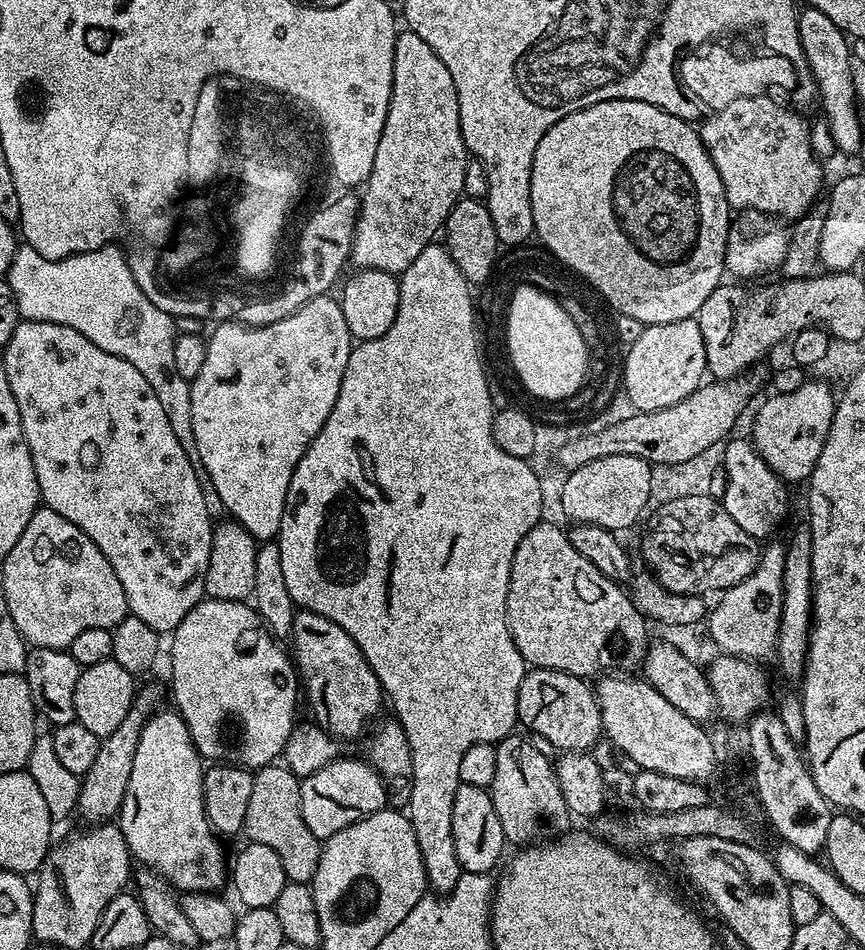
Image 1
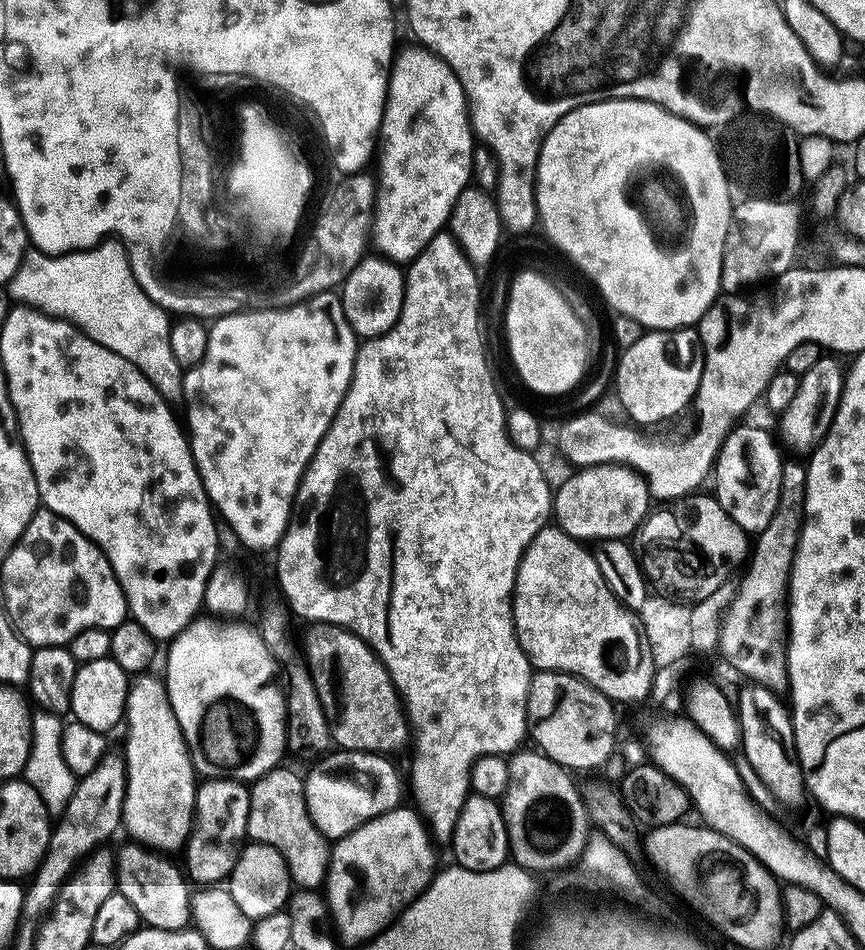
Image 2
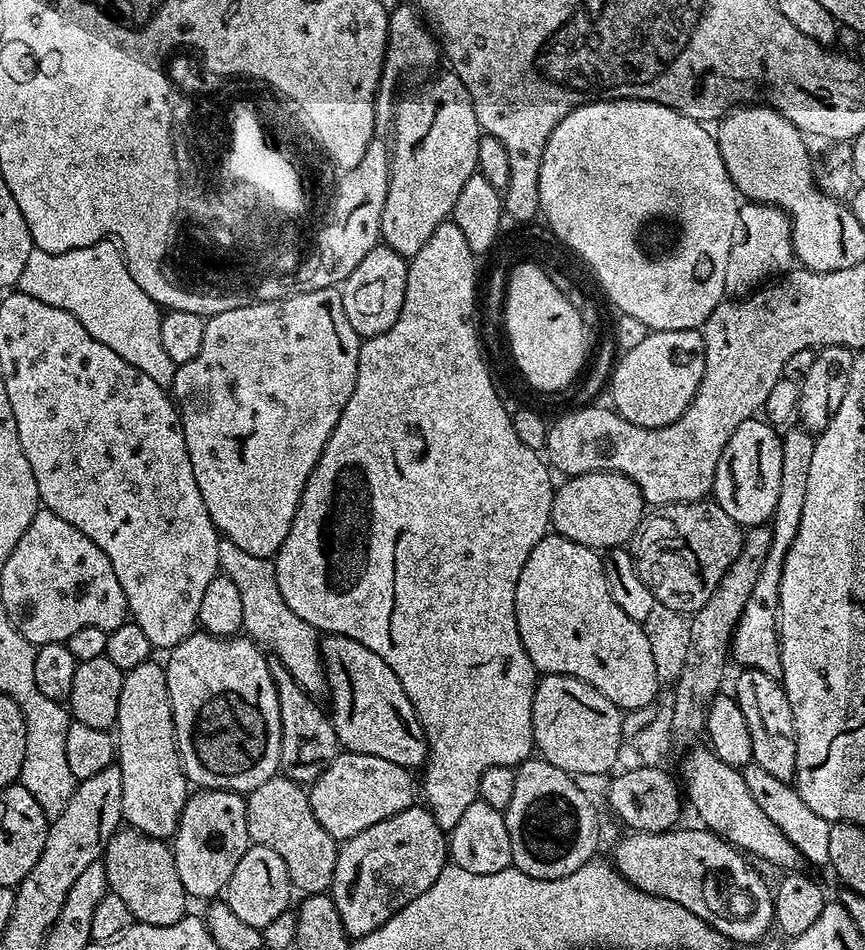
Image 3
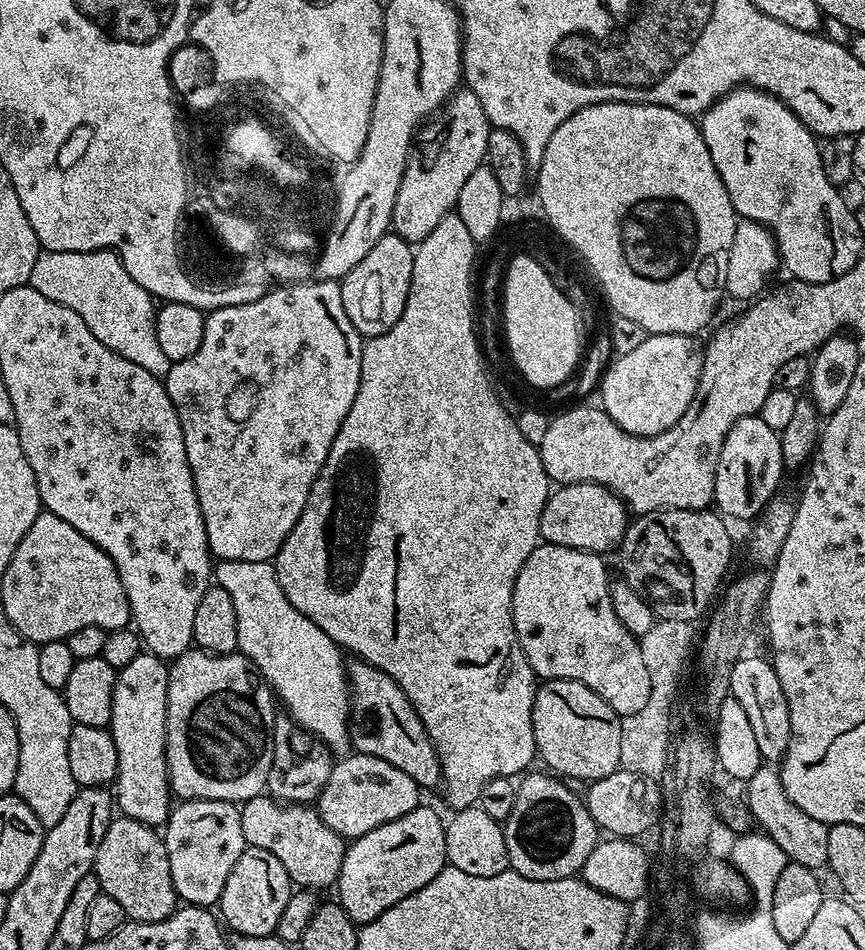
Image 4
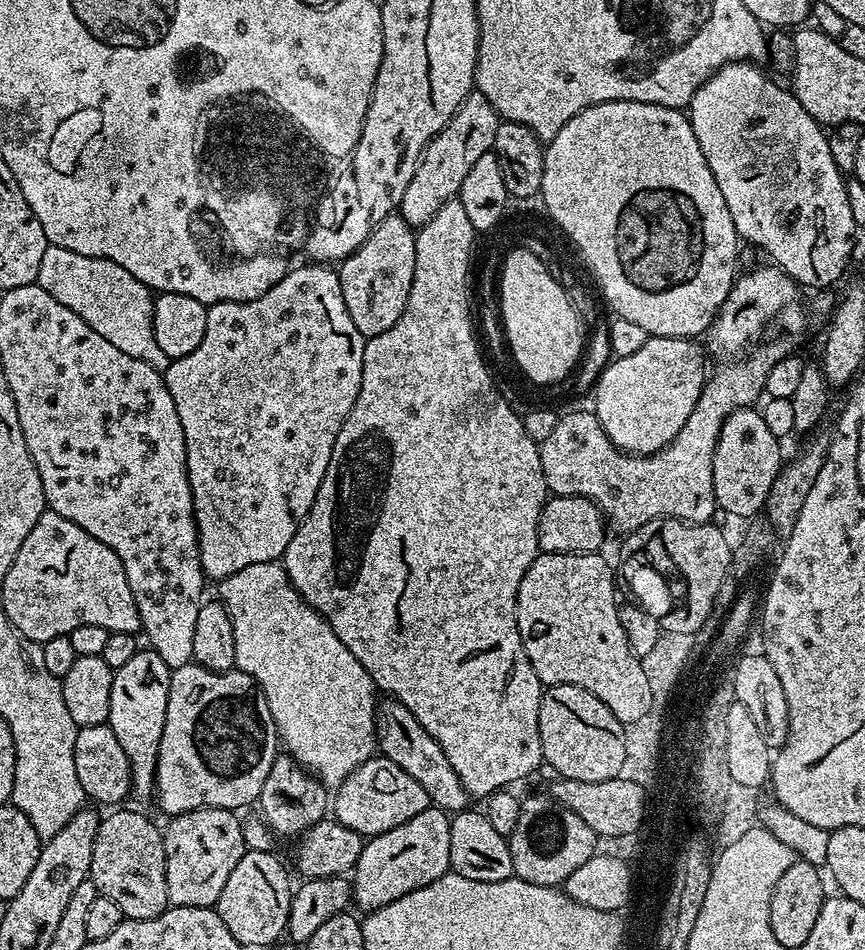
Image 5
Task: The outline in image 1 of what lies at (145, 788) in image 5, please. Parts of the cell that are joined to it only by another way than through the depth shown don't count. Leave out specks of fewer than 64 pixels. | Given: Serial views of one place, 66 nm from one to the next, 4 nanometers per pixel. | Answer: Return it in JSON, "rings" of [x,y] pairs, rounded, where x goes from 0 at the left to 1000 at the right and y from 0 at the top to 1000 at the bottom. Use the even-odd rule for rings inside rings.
{"rings":[[[182,748],[171,755],[160,777],[160,789],[155,789],[155,811],[150,811],[150,823],[136,856],[136,871],[154,906],[158,911],[166,909],[162,912],[175,916],[186,927],[213,941],[249,940],[254,937],[250,935],[261,931],[261,905],[259,909],[255,885],[240,867],[236,852],[237,812],[234,797],[222,784],[217,765],[207,749]]]}

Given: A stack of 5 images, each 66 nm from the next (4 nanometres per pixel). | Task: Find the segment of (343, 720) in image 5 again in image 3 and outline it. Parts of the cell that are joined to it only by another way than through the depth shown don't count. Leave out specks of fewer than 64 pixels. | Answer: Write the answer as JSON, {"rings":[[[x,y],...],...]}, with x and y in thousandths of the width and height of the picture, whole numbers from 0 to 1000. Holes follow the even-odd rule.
{"rings":[[[255,567],[252,575],[254,588],[253,601],[269,611],[280,625],[280,651],[282,652],[281,664],[295,677],[299,678],[306,687],[320,691],[328,698],[328,703],[343,716],[346,723],[357,731],[373,725],[377,720],[375,700],[370,689],[370,674],[366,662],[362,661],[326,629],[319,612],[319,595],[313,588],[284,583],[271,571]],[[288,665],[288,666],[287,666]],[[316,686],[316,687],[314,687]]]}

